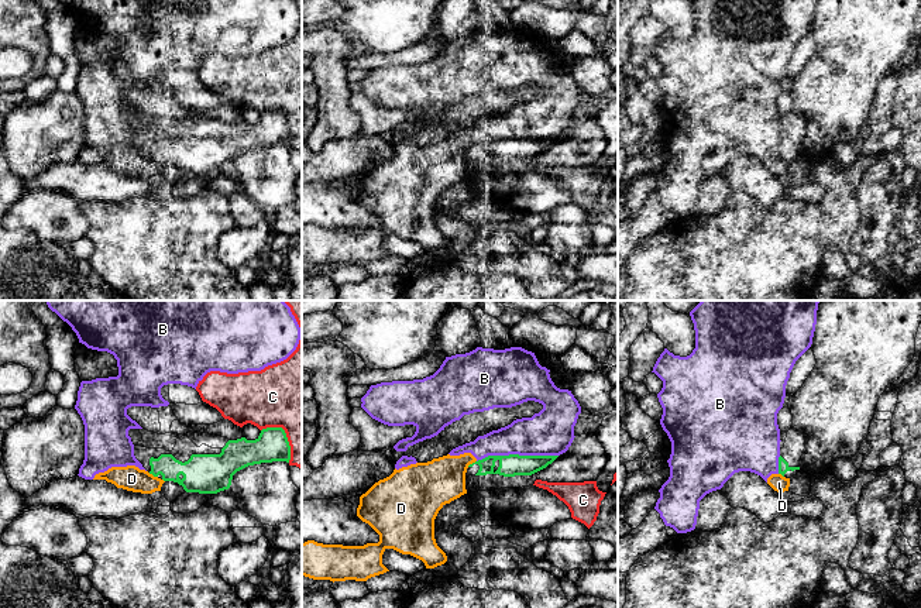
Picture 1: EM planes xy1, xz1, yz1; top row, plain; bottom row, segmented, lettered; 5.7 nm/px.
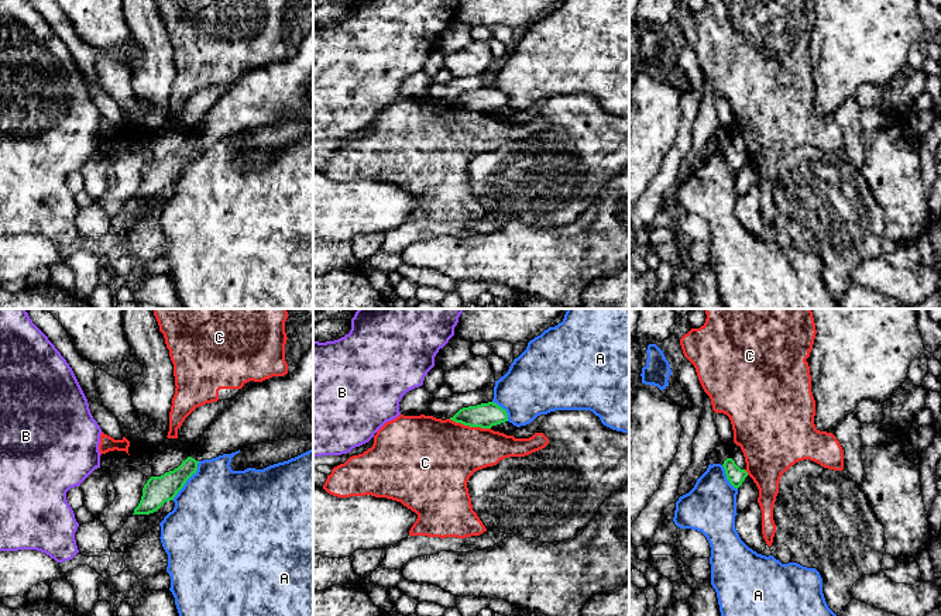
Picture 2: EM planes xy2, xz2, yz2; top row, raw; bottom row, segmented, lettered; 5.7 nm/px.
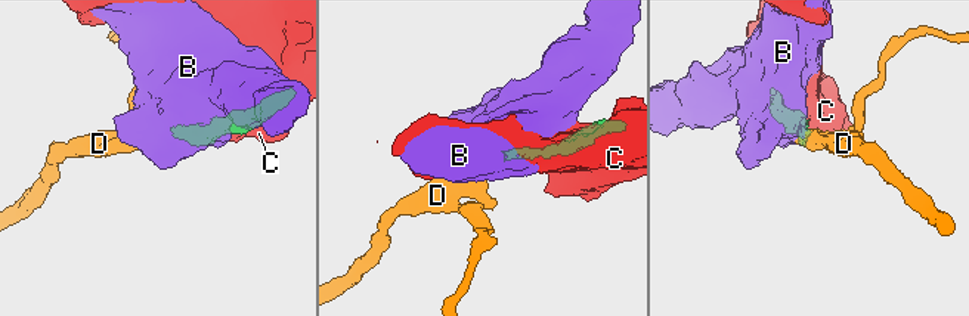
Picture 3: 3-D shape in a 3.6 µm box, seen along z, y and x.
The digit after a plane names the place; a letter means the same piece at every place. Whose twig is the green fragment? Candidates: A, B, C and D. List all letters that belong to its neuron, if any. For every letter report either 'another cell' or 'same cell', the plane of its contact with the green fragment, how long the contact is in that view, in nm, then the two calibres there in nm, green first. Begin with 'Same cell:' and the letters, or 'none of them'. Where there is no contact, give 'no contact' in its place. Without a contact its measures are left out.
Same cell: none of them
A: another cell; meets green in xy2; contact 280 nm long; 160 nm thick on the green side, 480 nm on the other
B: another cell; meets green in xz1; contact 460 nm long; 130 nm thick on the green side, 260 nm on the other
C: another cell; meets green in xz2; contact 240 nm long; 140 nm thick on the green side, 420 nm on the other
D: another cell; meets green in xy1; contact 60 nm long; 170 nm thick on the green side, 140 nm on the other

